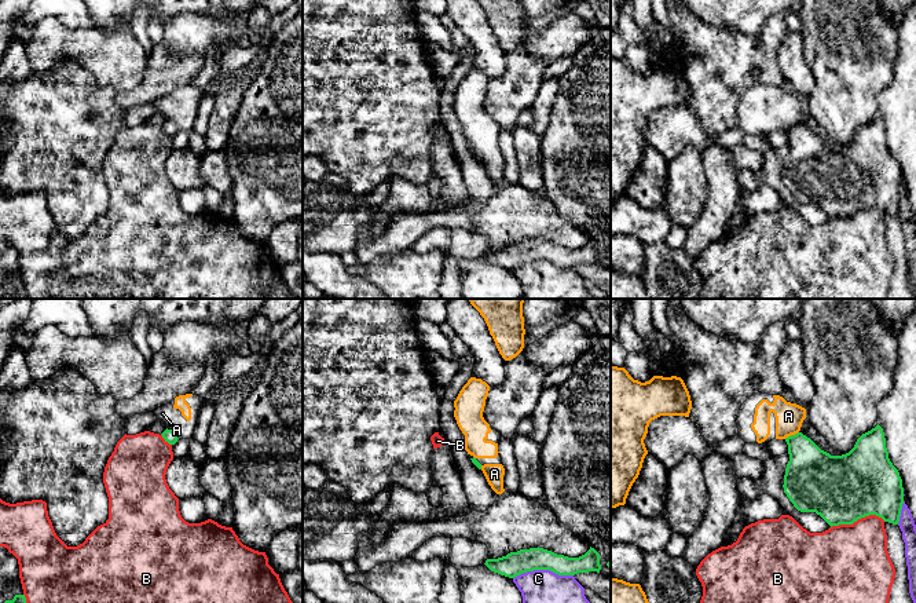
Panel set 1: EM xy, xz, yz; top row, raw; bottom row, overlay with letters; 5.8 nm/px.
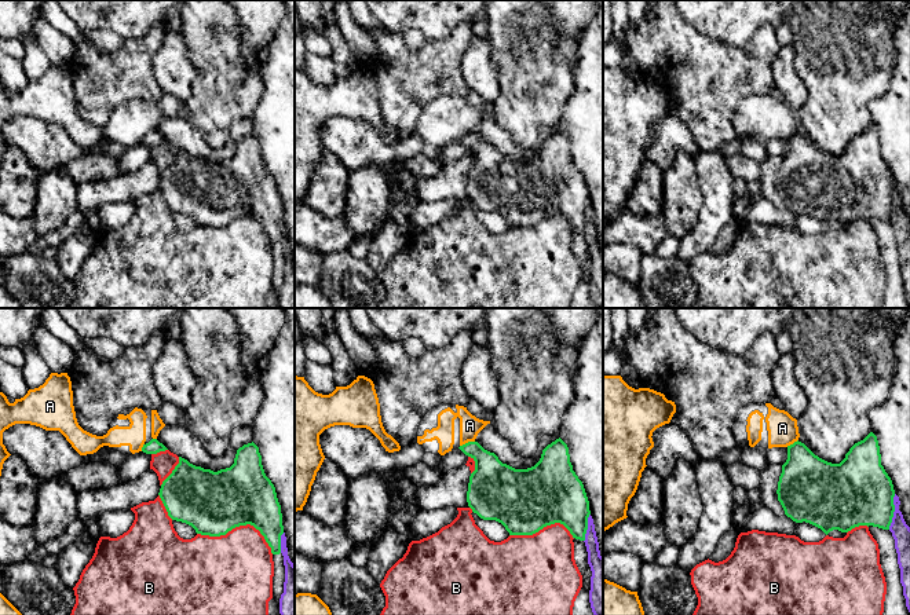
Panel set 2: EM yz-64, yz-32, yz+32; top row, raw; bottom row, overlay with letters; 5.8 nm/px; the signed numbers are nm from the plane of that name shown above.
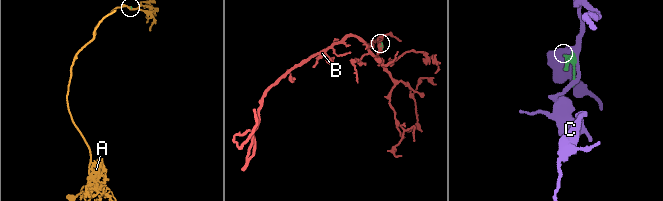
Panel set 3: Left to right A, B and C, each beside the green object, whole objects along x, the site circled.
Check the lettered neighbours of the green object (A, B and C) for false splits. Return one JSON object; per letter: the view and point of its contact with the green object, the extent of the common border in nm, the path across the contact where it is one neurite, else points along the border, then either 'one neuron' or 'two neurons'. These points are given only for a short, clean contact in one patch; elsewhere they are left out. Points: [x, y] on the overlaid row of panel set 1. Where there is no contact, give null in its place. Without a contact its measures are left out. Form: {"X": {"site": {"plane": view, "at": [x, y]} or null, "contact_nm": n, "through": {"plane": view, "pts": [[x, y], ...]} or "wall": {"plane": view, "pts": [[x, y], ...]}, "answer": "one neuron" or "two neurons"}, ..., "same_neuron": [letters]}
{"A": {"site": {"plane": "yz", "at": [791, 435]}, "contact_nm": 100, "wall": {"plane": "yz", "pts": [[798, 431], [784, 438]]}, "answer": "two neurons"}, "B": {"site": {"plane": "yz", "at": [857, 519]}, "contact_nm": 320, "answer": "two neurons"}, "C": {"site": {"plane": "xz", "at": [542, 569]}, "contact_nm": 360, "answer": "two neurons"}, "same_neuron": []}

